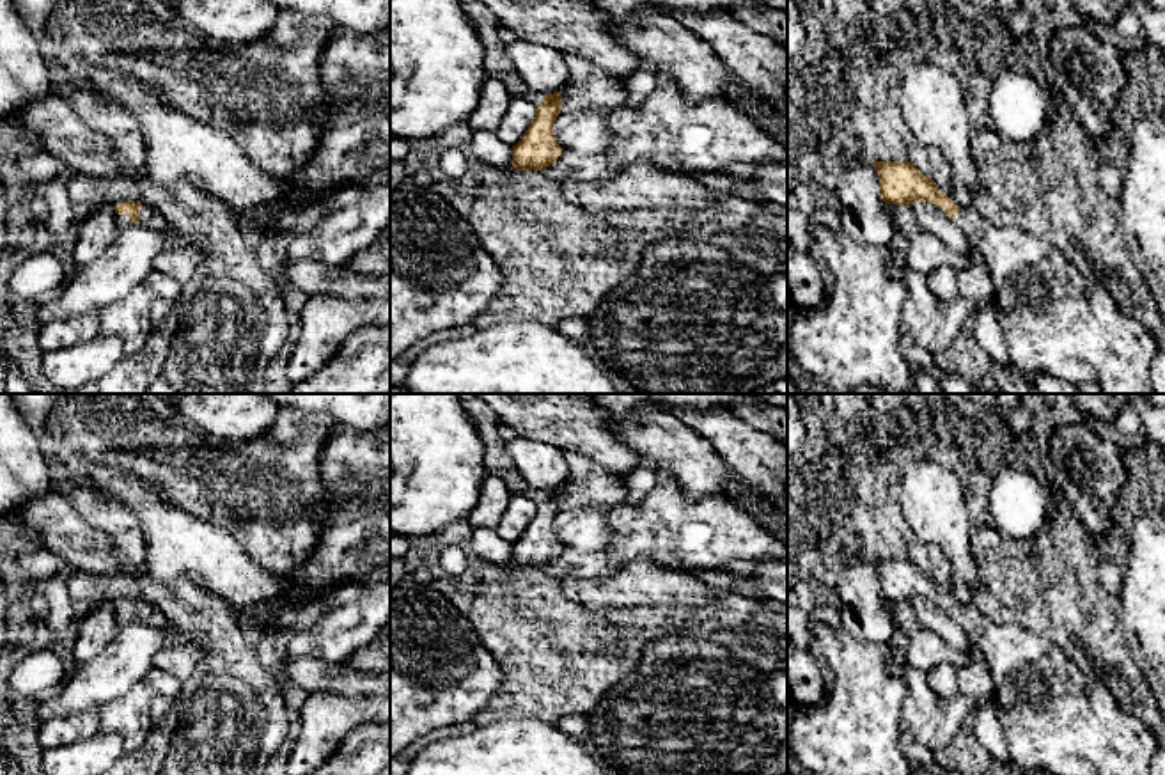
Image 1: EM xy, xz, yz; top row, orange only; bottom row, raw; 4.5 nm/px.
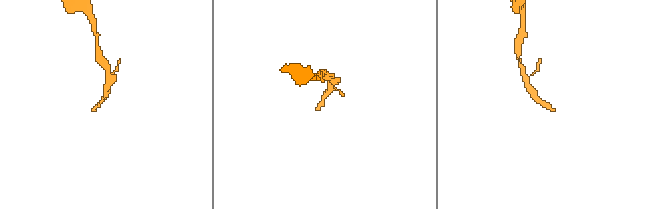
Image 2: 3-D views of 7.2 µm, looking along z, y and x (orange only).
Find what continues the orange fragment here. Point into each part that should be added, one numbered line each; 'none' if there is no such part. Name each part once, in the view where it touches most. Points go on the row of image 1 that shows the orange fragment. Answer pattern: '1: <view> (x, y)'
1: xy (149, 215)

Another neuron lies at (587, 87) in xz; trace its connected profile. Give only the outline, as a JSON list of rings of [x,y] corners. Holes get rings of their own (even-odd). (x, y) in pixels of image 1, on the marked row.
[[[566,53],[567,83],[559,90],[562,96],[560,114],[594,110],[610,114],[624,105],[628,82],[601,71],[594,62],[578,53]]]

